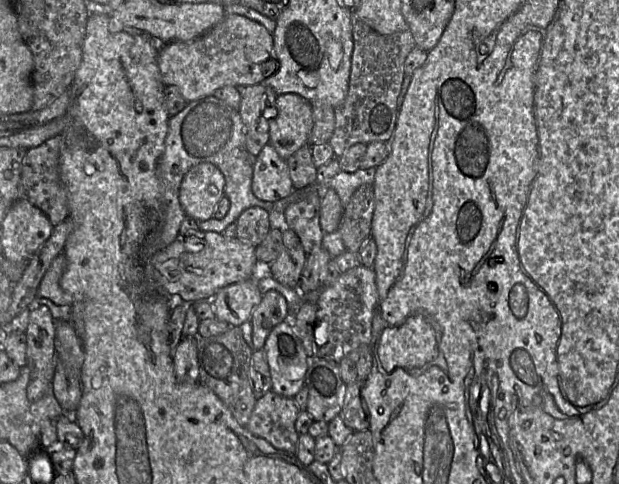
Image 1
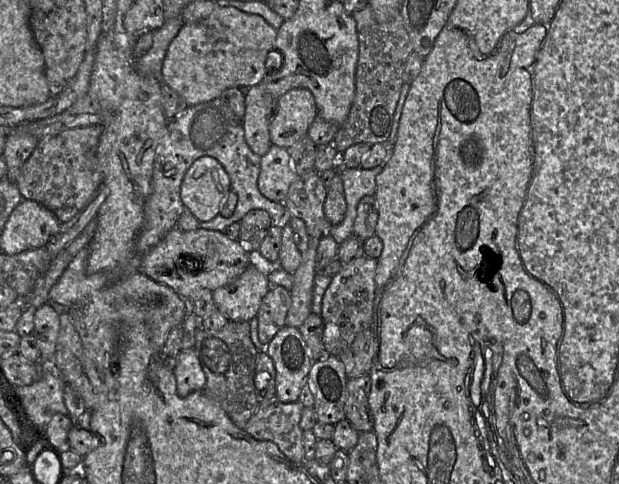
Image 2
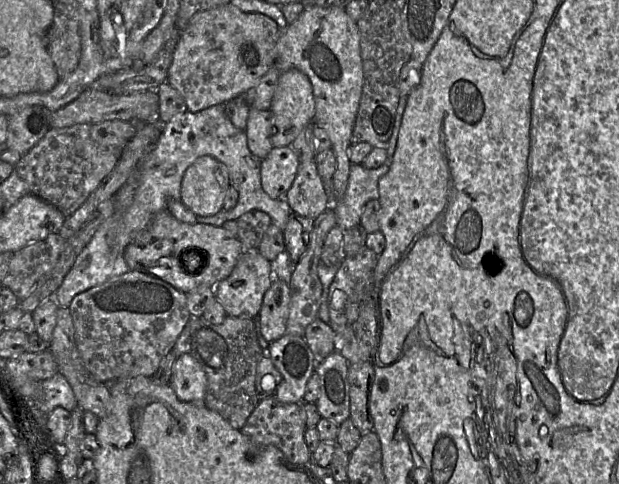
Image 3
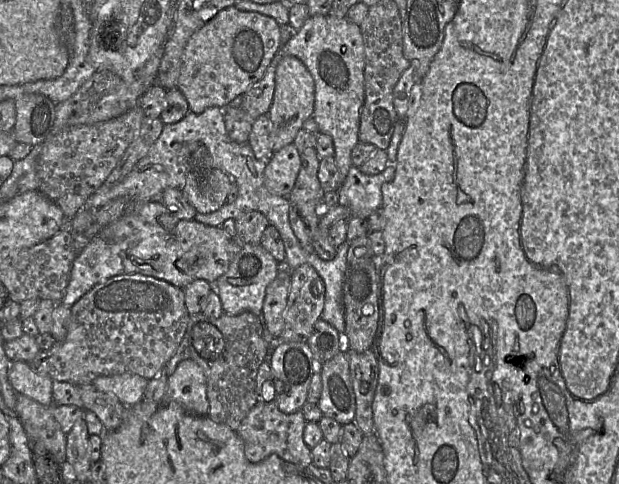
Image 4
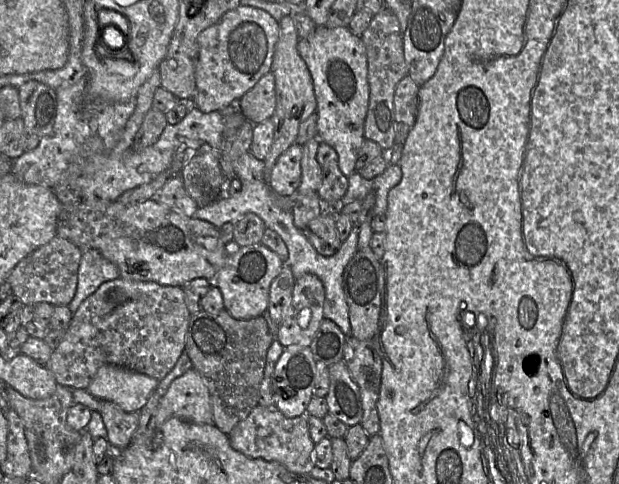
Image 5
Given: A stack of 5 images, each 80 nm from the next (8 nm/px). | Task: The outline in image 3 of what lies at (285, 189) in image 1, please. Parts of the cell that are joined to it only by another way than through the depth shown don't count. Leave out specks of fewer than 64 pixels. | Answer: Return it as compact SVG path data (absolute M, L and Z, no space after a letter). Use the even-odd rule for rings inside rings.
M290 146L273 147L261 160L261 185L273 199L285 198L300 162Z

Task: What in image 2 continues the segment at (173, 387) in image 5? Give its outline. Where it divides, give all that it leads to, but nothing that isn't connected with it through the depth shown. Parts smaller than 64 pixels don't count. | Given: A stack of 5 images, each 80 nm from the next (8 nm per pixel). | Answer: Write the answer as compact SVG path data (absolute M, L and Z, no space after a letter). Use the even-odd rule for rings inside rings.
M194 348L181 349L173 371L180 397L186 397L205 388L206 377Z

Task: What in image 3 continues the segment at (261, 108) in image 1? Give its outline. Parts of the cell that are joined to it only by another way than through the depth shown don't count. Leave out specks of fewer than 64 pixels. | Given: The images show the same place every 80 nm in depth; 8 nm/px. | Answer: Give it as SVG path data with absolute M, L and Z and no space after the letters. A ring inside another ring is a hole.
M249 108L245 134L249 150L260 159L264 159L273 148L269 130L272 123L270 110Z

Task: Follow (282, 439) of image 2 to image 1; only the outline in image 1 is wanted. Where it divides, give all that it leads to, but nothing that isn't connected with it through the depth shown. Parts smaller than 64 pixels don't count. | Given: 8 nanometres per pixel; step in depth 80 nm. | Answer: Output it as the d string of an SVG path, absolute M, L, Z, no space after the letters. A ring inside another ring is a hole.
M269 391L257 399L245 427L274 448L295 455L299 439L295 422L299 412L294 398Z

